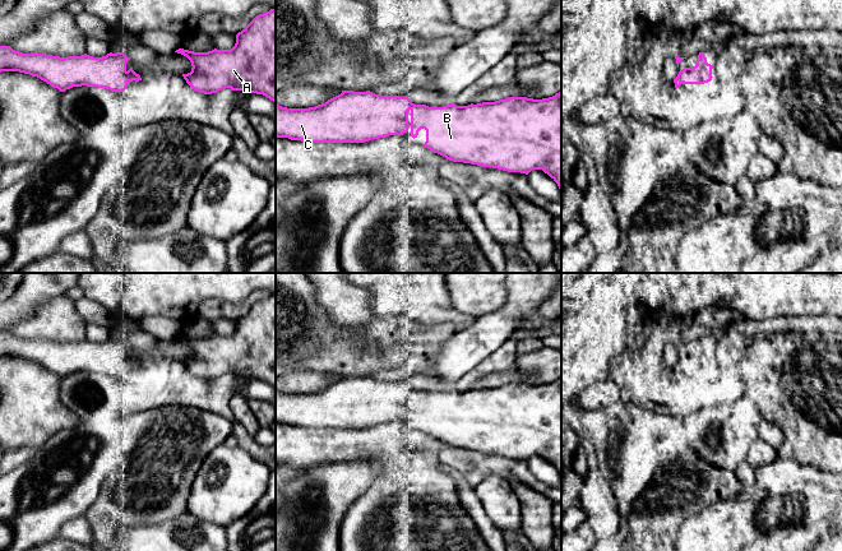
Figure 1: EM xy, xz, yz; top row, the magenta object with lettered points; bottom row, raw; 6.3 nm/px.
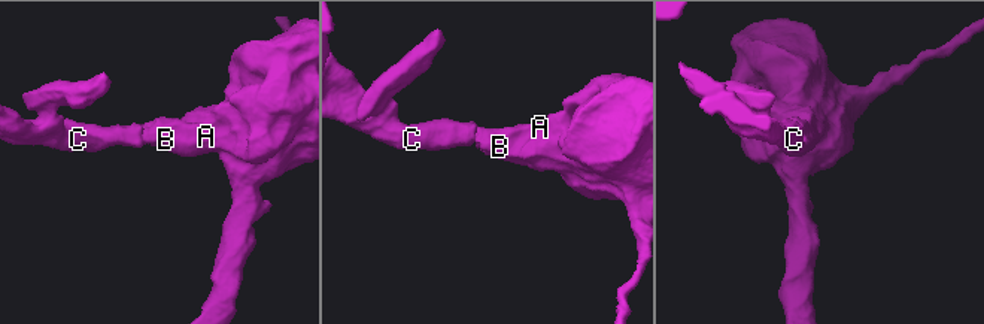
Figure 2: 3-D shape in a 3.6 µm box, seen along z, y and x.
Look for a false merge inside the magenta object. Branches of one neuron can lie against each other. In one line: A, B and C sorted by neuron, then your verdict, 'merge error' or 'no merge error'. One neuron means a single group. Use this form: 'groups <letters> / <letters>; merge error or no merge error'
groups A B C; no merge error

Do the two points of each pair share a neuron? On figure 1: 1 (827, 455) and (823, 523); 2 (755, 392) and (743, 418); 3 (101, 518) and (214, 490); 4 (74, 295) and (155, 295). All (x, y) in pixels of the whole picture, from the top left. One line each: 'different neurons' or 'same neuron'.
1: different neurons
2: different neurons
3: different neurons
4: different neurons

